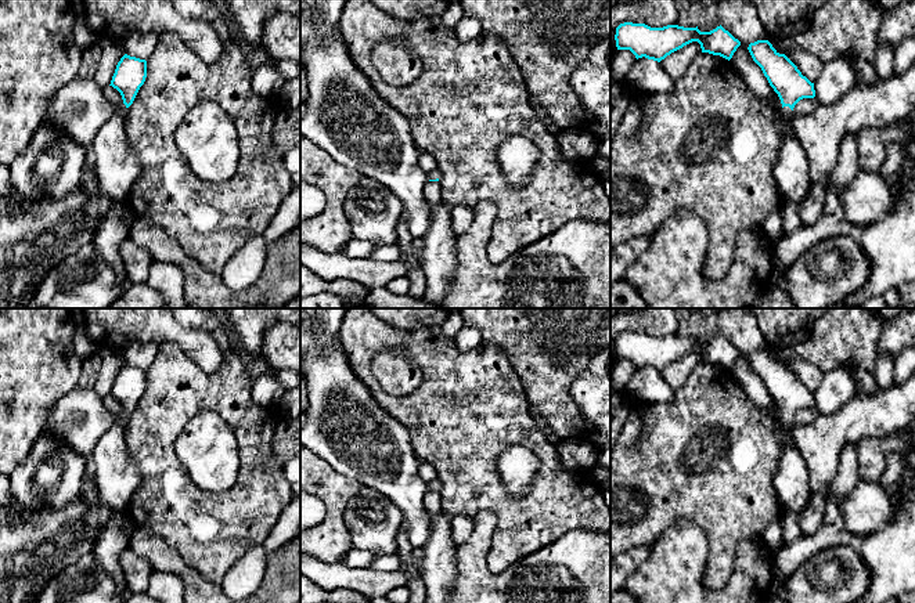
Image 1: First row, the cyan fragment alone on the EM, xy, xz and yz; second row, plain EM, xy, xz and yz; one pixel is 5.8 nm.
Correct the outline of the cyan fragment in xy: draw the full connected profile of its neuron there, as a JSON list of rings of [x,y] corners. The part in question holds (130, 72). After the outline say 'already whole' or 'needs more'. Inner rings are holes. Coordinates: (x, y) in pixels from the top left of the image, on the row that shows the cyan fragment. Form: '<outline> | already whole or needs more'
[[[125,54],[116,65],[111,84],[129,108],[147,77],[147,61]]] | already whole

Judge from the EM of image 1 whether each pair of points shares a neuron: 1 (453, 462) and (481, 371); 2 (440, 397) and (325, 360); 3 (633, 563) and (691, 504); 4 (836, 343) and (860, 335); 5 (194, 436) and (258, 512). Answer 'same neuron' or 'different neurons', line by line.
1: same neuron
2: different neurons
3: different neurons
4: same neuron
5: different neurons

